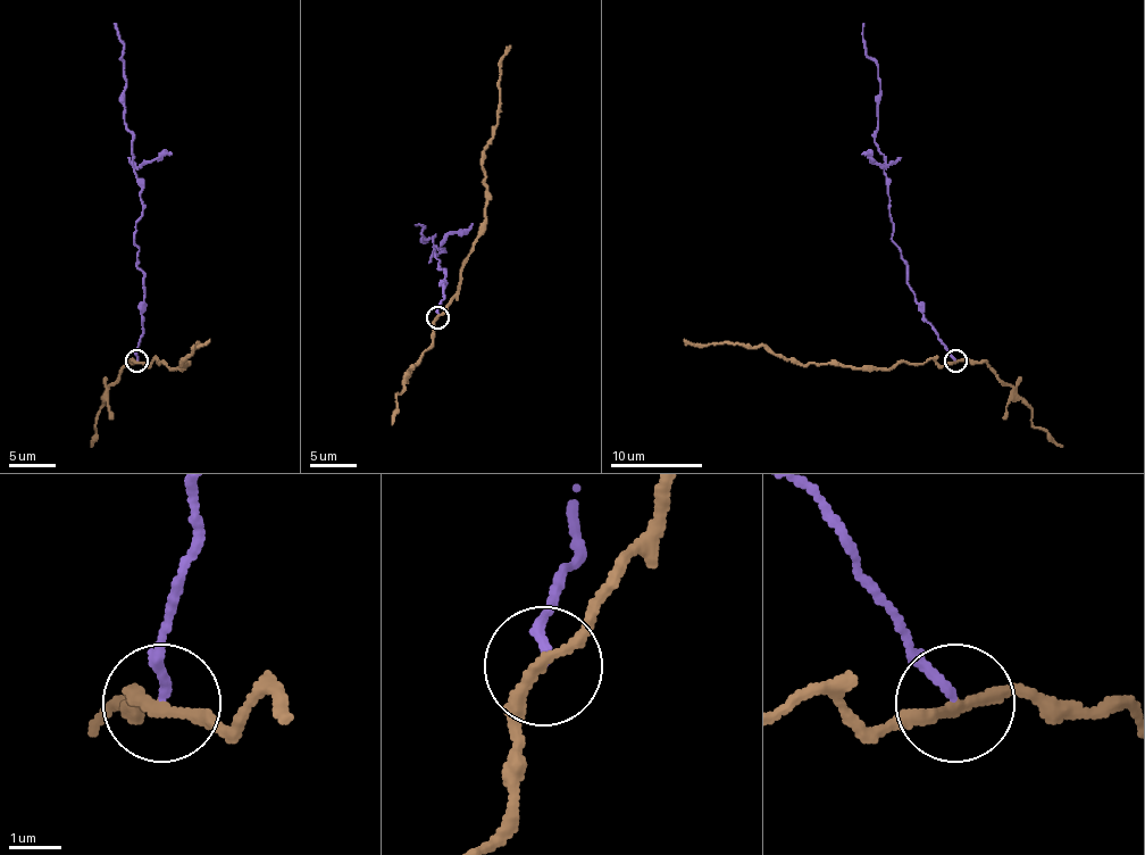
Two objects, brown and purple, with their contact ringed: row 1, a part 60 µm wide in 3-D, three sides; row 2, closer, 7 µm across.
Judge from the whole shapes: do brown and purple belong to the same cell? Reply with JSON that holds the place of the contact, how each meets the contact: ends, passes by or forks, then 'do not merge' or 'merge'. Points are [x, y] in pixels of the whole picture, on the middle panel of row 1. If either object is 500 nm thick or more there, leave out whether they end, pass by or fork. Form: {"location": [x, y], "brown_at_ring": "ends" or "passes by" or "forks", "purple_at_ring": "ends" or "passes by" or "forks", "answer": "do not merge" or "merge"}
{"location": [437, 317], "brown_at_ring": "passes by", "purple_at_ring": "ends", "answer": "do not merge"}

